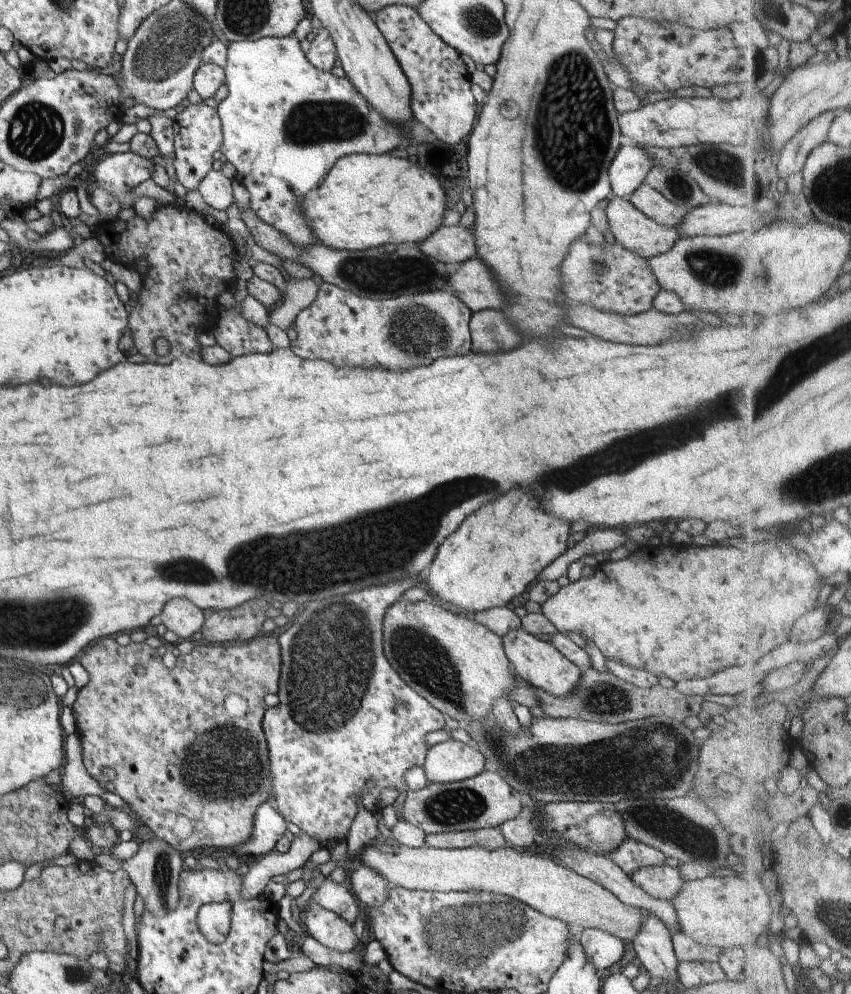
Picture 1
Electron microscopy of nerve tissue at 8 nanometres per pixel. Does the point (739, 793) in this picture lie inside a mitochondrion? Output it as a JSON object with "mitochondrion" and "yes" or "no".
{"mitochondrion":"no"}

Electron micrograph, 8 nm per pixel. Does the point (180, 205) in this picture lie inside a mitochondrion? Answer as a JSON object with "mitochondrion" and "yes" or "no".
{"mitochondrion":"no"}

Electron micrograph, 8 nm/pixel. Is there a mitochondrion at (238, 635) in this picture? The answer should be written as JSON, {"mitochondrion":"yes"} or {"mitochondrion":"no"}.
{"mitochondrion":"no"}

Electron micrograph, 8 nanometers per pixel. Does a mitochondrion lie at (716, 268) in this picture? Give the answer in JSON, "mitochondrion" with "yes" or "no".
{"mitochondrion":"yes"}

